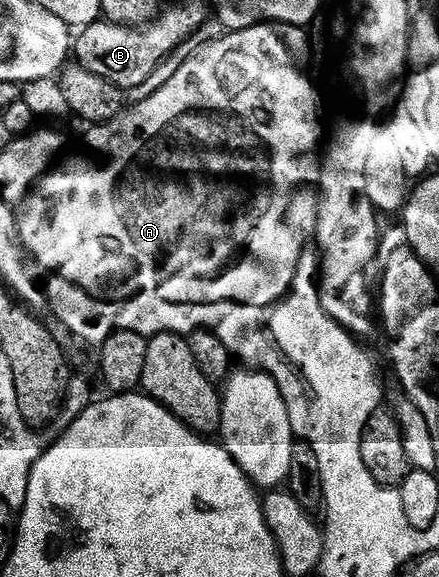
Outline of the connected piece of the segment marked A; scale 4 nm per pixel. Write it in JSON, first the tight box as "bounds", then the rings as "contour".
{"bounds":[16,24,320,308],"contour":[[[263,24],[261,26],[253,26],[252,28],[244,28],[233,32],[223,33],[223,38],[218,38],[215,42],[210,42],[207,46],[202,46],[158,91],[147,93],[142,103],[131,106],[125,112],[118,115],[110,122],[95,125],[86,134],[86,146],[90,151],[87,152],[86,158],[78,158],[75,162],[67,164],[63,170],[54,168],[49,171],[35,185],[34,189],[26,195],[21,203],[20,209],[16,214],[16,225],[18,227],[18,240],[22,244],[23,251],[31,259],[34,258],[46,270],[51,270],[54,274],[59,274],[66,282],[71,282],[74,286],[79,286],[86,294],[95,294],[98,298],[103,298],[106,304],[122,303],[127,300],[137,299],[139,296],[145,296],[147,299],[157,299],[159,302],[167,302],[170,306],[185,308],[187,306],[216,306],[219,304],[237,304],[239,306],[256,306],[259,308],[269,308],[278,302],[290,291],[290,285],[294,282],[294,273],[298,267],[298,261],[302,255],[302,251],[307,249],[308,239],[311,237],[312,231],[316,225],[316,194],[312,189],[312,171],[316,166],[315,151],[320,146],[320,123],[316,113],[316,86],[308,75],[302,71],[302,66],[298,63],[298,58],[294,55],[294,50],[290,47],[290,42],[282,34],[283,31],[274,24]]]}

